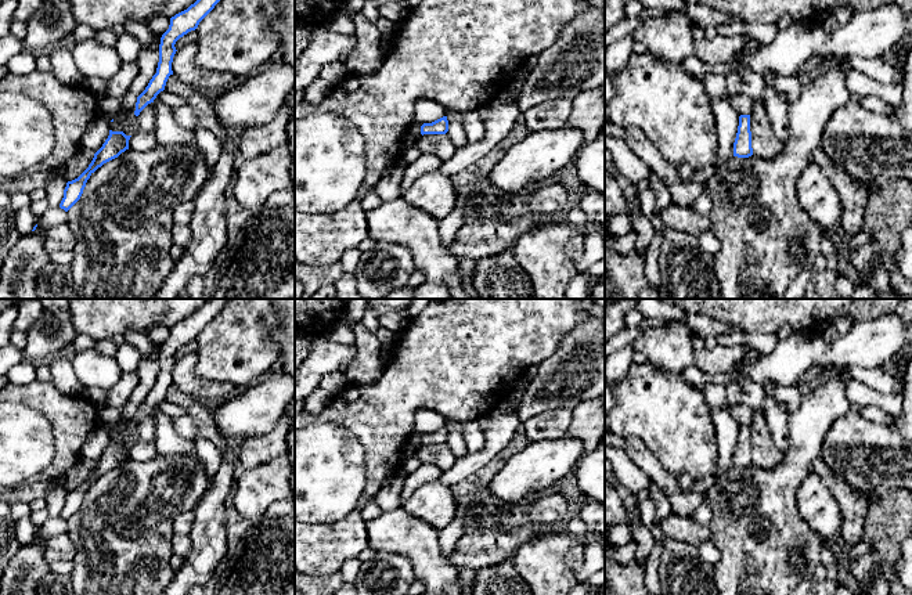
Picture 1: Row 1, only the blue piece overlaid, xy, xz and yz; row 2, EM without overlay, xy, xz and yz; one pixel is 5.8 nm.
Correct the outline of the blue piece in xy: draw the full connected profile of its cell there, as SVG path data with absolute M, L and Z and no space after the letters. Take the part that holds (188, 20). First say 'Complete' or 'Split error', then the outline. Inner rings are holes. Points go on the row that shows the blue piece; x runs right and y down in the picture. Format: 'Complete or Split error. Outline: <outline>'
Complete. Outline: M197 0L187 10L170 18L169 29L162 35L159 44L159 62L156 73L149 80L145 90L137 97L134 115L140 112L165 90L172 71L173 57L176 54L176 42L191 30L195 30L199 22L215 8L220 0Z

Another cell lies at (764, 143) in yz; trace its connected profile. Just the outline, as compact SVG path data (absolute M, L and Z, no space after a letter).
M754 101L753 104L750 113L750 131L754 156L761 159L772 159L779 155L782 144L772 130L763 102Z

